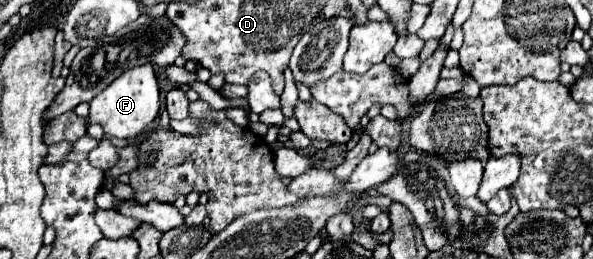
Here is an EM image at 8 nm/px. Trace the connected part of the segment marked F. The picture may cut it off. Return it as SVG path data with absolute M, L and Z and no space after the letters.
M144 64L144 66L130 68L128 72L118 76L106 90L102 90L98 96L92 98L88 122L100 124L108 136L134 138L154 122L158 110L160 110L160 90L158 90L154 66Z

